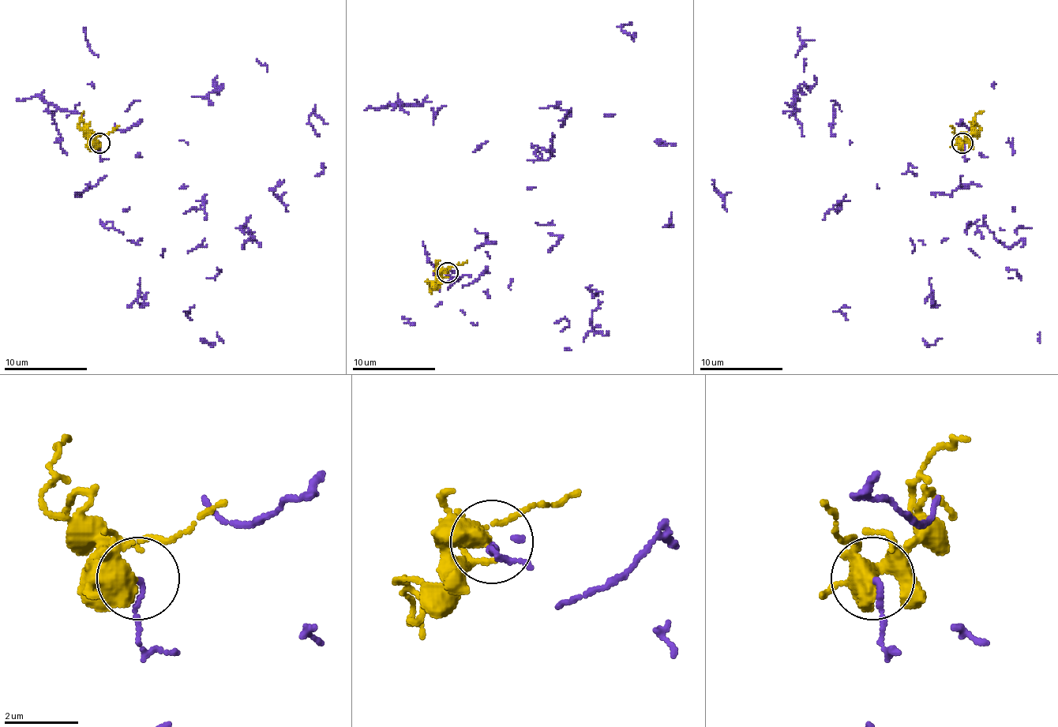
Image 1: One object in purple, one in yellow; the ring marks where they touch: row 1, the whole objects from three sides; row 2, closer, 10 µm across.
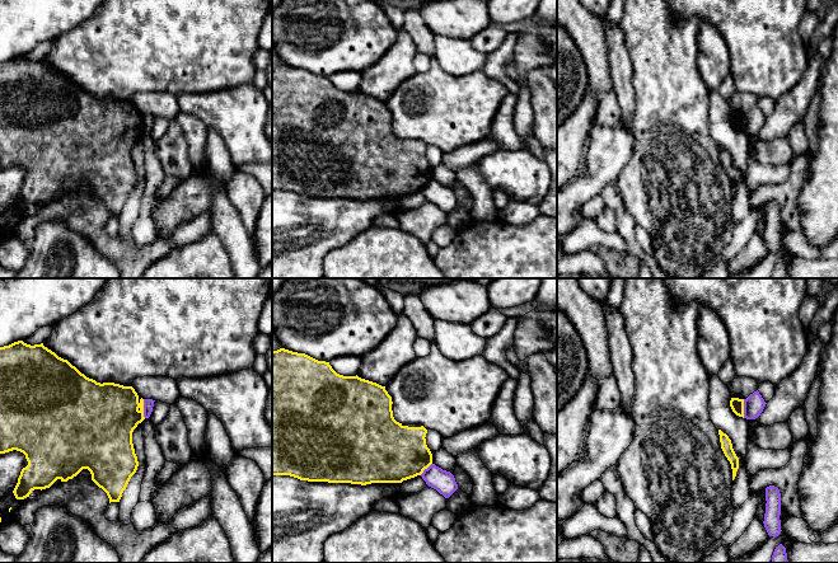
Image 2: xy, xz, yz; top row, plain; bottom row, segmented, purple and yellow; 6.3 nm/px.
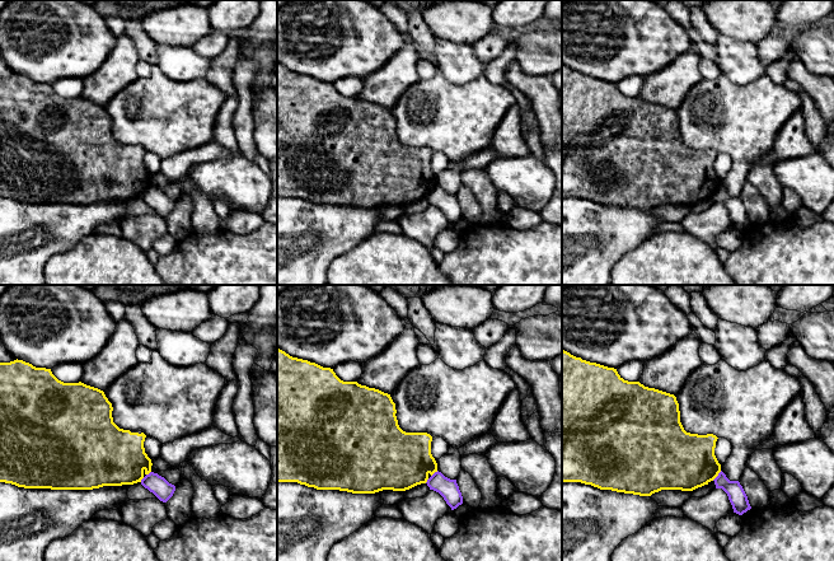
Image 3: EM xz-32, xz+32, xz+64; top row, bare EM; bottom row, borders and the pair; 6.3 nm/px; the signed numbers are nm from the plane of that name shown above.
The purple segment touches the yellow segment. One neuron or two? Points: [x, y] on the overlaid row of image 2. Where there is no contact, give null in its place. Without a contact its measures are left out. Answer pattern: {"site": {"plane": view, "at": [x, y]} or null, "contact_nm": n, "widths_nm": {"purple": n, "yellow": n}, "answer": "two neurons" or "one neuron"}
{"site": {"plane": "xy", "at": [144, 408]}, "contact_nm": 120, "widths_nm": {"purple": 60, "yellow": 400}, "answer": "two neurons"}

